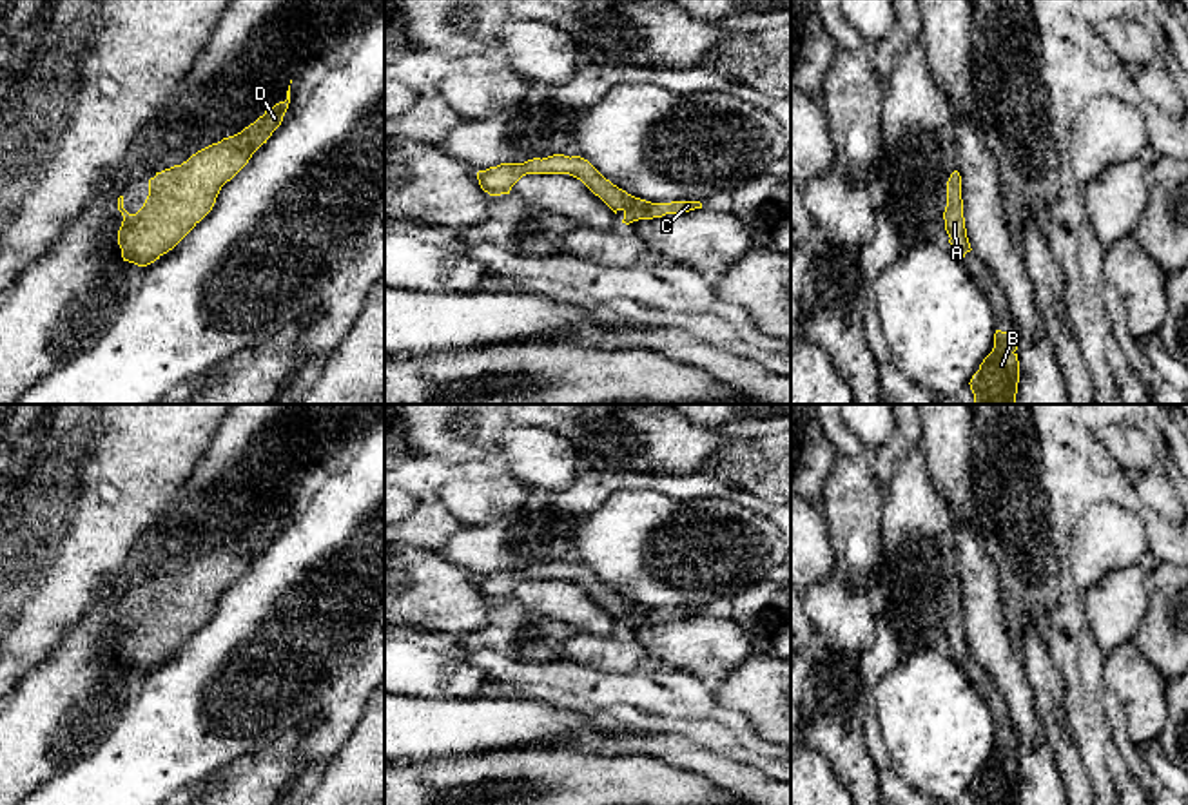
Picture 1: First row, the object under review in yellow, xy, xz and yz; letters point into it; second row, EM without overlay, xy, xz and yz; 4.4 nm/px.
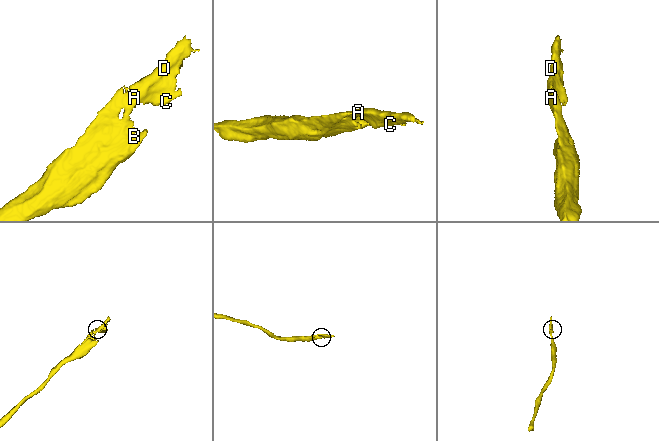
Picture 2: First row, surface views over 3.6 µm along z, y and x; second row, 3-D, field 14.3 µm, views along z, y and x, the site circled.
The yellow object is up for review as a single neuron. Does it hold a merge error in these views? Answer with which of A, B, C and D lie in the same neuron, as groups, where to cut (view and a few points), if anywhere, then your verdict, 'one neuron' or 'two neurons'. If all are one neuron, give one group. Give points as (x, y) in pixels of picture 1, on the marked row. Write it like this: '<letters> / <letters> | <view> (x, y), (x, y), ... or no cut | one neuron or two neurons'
A B C D | no cut | one neuron

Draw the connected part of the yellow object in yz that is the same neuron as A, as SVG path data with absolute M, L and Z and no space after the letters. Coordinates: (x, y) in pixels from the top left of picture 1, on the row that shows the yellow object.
M954 170L947 181L947 207L943 212L945 230L949 234L950 250L961 261L967 252L970 252L970 243L967 238L965 218L963 218L963 199L961 199L961 176Z

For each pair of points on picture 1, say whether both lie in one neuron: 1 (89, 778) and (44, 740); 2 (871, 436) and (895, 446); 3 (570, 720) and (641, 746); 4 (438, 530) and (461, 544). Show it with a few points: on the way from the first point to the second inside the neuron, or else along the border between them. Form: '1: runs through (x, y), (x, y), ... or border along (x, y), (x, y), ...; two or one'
1: border along (87, 753), (38, 785); two
2: border along (895, 423), (893, 434), (875, 450); two
3: border along (604, 731), (566, 733), (561, 738); two
4: border along (463, 526), (439, 552); two

